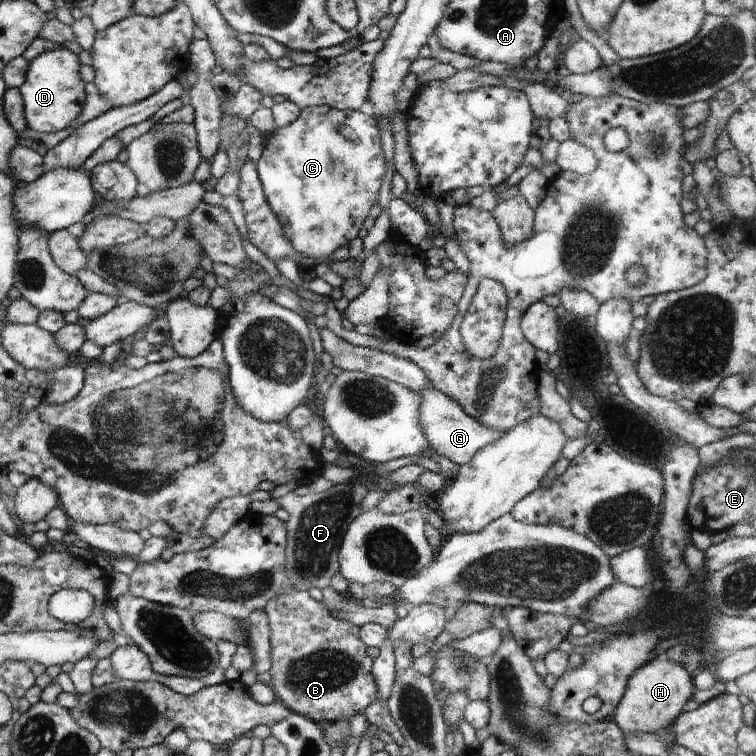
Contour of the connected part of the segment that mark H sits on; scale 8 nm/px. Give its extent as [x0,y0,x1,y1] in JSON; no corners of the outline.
[612,655,695,734]

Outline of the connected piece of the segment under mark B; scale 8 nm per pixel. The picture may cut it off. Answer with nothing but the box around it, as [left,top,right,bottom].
[264,589,378,723]

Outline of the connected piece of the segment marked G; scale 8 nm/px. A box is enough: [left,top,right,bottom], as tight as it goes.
[420,386,504,467]

